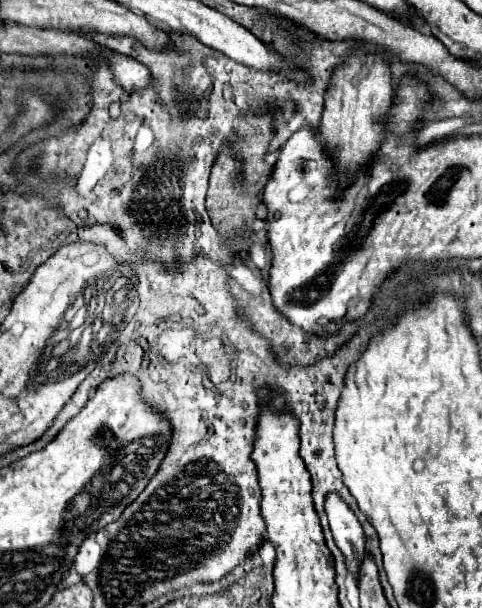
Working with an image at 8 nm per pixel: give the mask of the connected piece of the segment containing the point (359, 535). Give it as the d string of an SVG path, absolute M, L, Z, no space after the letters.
M326 494L324 510L330 522L330 530L334 534L336 546L342 550L346 560L350 562L350 572L356 578L356 570L366 554L366 538L362 526L348 504L338 494Z

